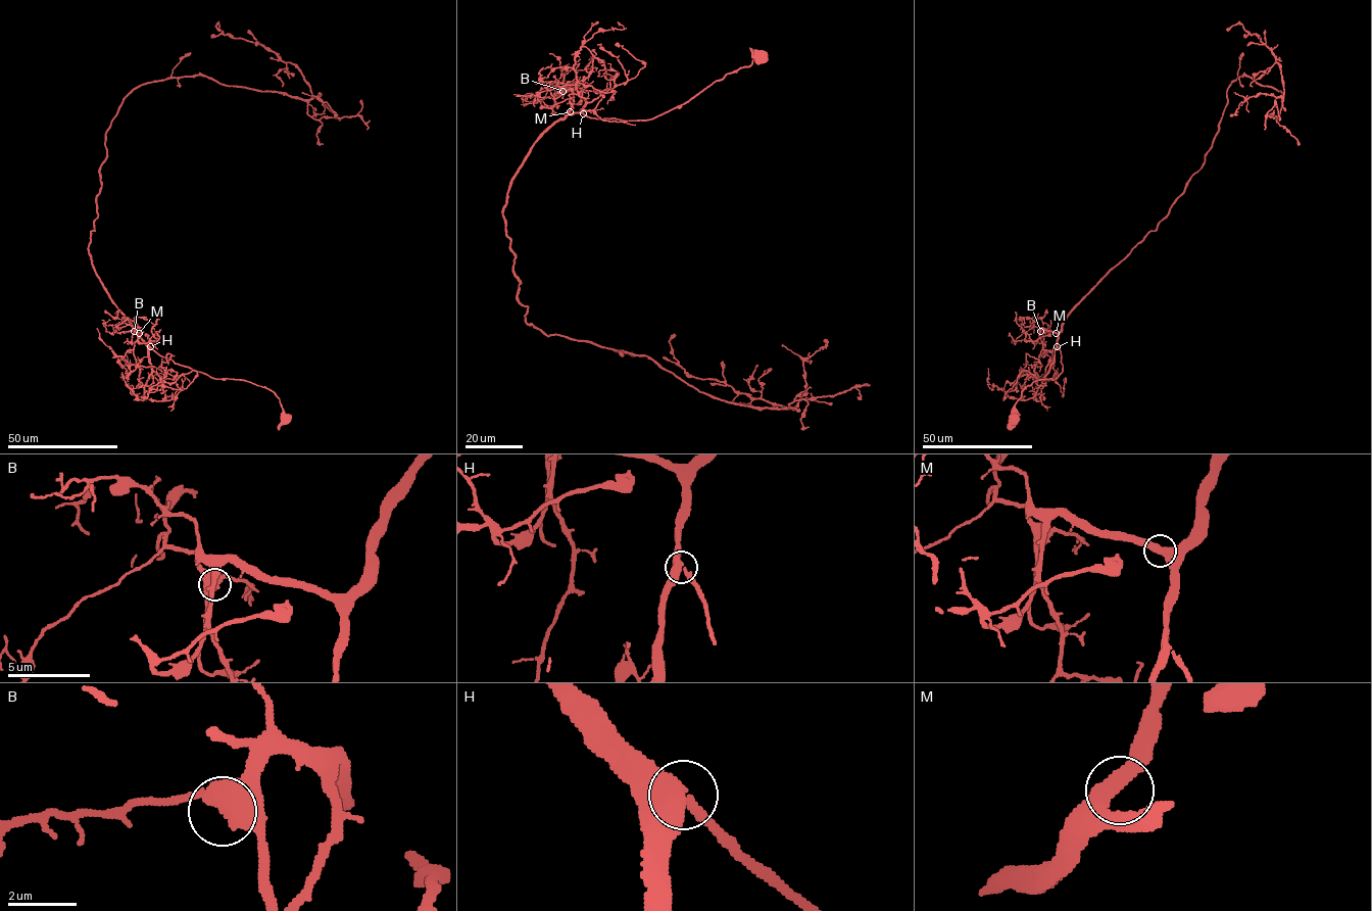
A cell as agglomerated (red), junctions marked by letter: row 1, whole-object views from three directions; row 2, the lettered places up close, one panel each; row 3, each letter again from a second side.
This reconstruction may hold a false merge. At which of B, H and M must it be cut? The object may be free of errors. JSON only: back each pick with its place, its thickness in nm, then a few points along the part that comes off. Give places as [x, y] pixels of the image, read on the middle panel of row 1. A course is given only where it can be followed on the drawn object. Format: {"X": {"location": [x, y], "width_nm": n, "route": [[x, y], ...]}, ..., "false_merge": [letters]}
{"false_merge": []}

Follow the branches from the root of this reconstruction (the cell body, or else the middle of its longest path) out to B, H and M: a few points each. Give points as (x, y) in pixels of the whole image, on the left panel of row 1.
B: (285, 419), (280, 398), (268, 389), (243, 380), (215, 379), (176, 364), (142, 338), (141, 328), (134, 331)
H: (285, 419), (280, 398), (268, 389), (243, 380), (215, 379), (176, 364), (150, 346)
M: (285, 419), (280, 398), (268, 389), (243, 380), (215, 379), (176, 364), (156, 352), (139, 333)

